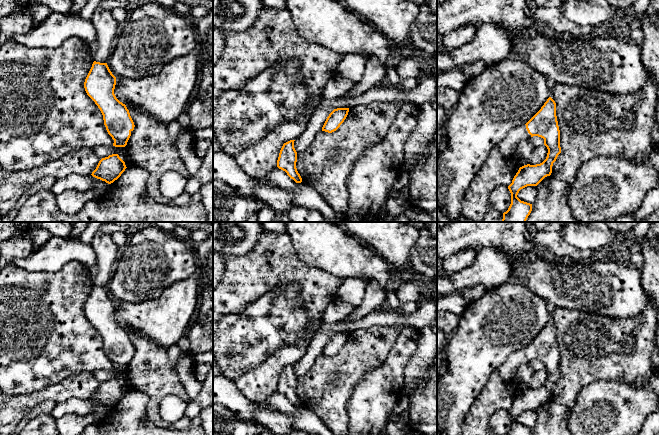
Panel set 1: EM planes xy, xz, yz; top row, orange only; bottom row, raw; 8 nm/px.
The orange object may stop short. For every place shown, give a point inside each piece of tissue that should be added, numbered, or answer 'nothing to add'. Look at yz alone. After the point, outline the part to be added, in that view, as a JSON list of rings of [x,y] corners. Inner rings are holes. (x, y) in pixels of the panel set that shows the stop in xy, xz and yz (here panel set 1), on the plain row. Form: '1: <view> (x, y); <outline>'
1: yz (507, 370); [[[520,349],[511,353],[507,359],[496,369],[504,381],[514,382],[515,375],[522,364],[530,363],[531,359],[526,349]]]

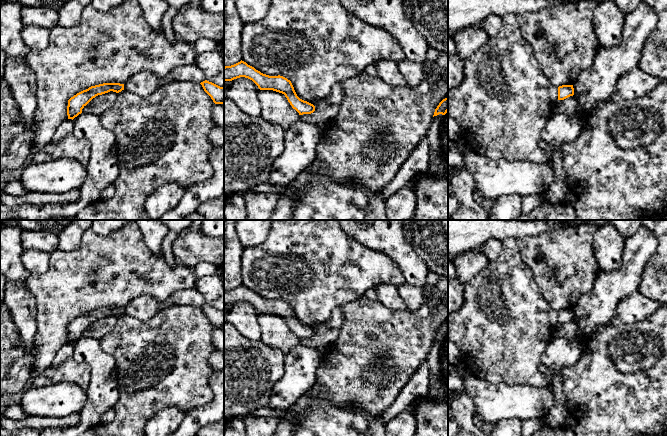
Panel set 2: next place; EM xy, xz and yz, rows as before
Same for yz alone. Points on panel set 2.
nothing to add

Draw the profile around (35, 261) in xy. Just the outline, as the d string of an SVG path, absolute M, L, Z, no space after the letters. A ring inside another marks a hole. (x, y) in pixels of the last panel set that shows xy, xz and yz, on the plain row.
M25 249L22 263L31 274L43 274L49 269L49 254L36 249Z

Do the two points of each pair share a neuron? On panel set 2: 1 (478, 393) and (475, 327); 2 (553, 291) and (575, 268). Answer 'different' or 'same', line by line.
1: different
2: same

